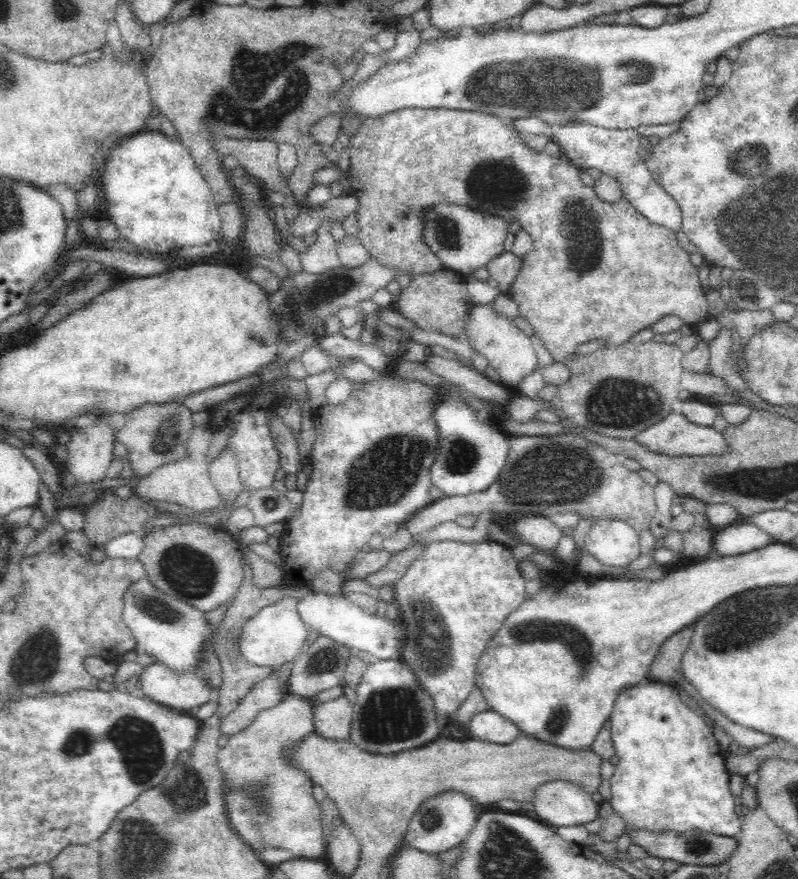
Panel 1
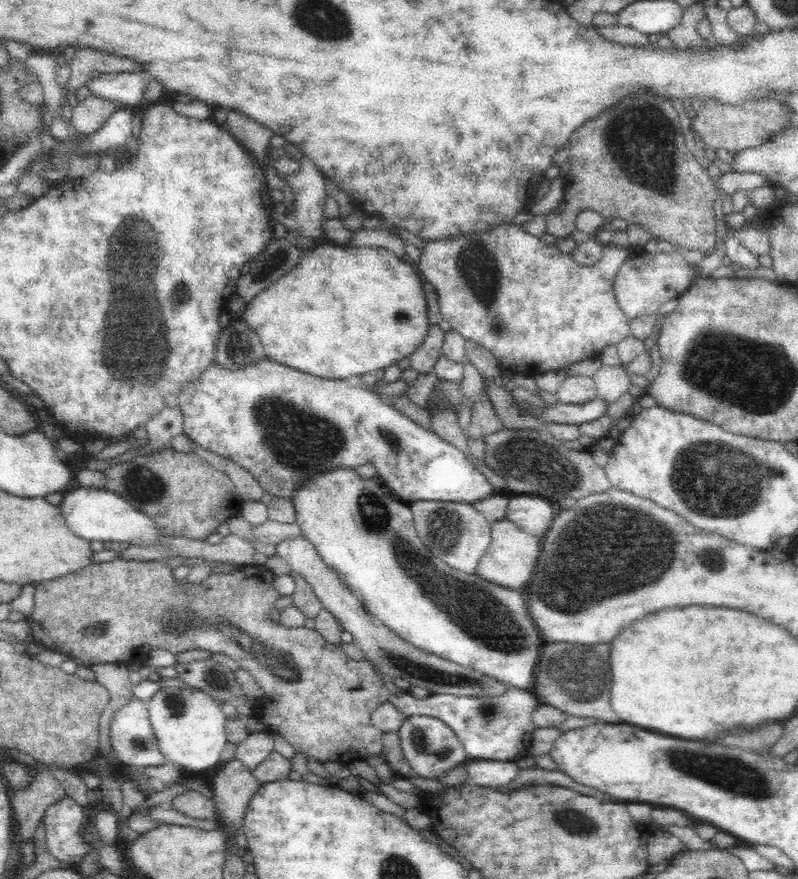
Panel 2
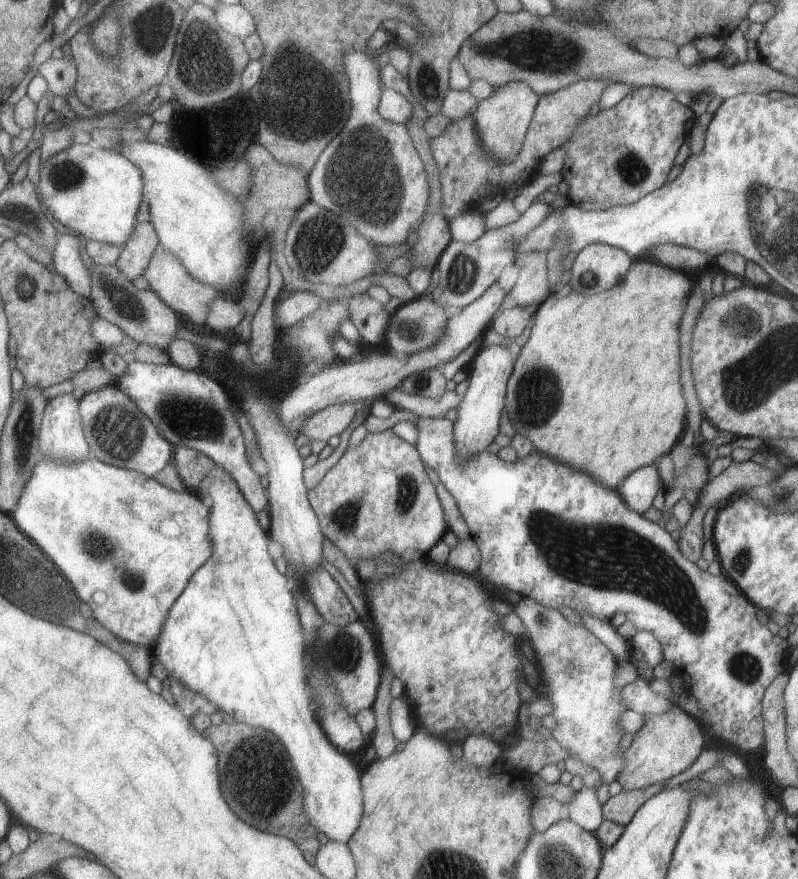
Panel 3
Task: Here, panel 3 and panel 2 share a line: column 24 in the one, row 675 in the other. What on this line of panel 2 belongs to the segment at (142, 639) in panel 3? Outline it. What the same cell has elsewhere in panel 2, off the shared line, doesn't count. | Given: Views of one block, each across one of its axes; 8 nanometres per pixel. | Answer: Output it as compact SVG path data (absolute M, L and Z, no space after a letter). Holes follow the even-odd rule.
M343 467L342 470L319 473L306 481L290 498L302 537L316 547L322 561L339 575L366 612L420 650L477 670L512 687L532 689L543 642L528 614L522 590L508 589L476 574L455 570L433 556L417 535L412 511L406 506L408 503L394 499L382 487L378 477L362 479L354 469Z

